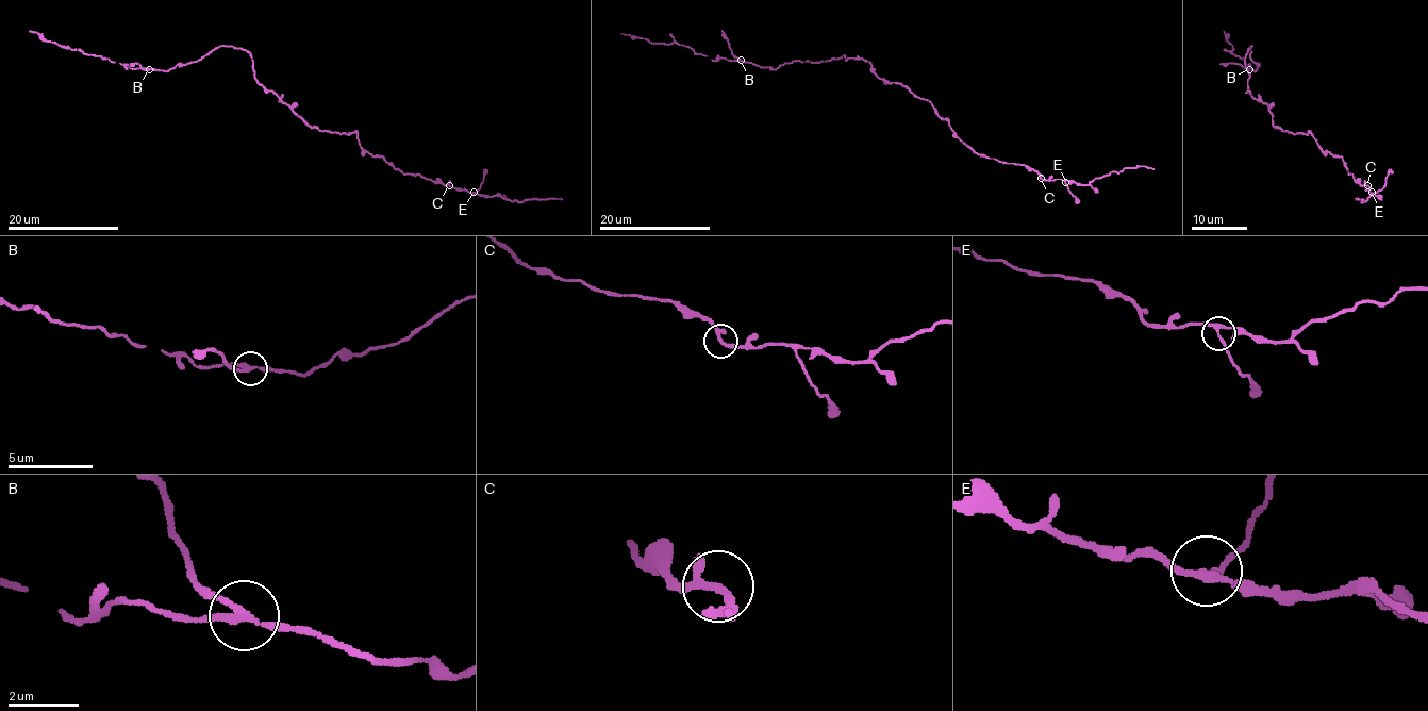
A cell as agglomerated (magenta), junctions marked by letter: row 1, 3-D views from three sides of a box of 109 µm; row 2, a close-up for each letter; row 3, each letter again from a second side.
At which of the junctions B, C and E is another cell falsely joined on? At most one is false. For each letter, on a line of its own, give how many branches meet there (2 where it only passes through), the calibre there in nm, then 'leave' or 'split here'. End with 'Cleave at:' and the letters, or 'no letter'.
B: branches 3; calibre 180 nm; split here
C: branches 3; calibre 170 nm; leave
E: branches 3; calibre 180 nm; leave
Cleave at: B

